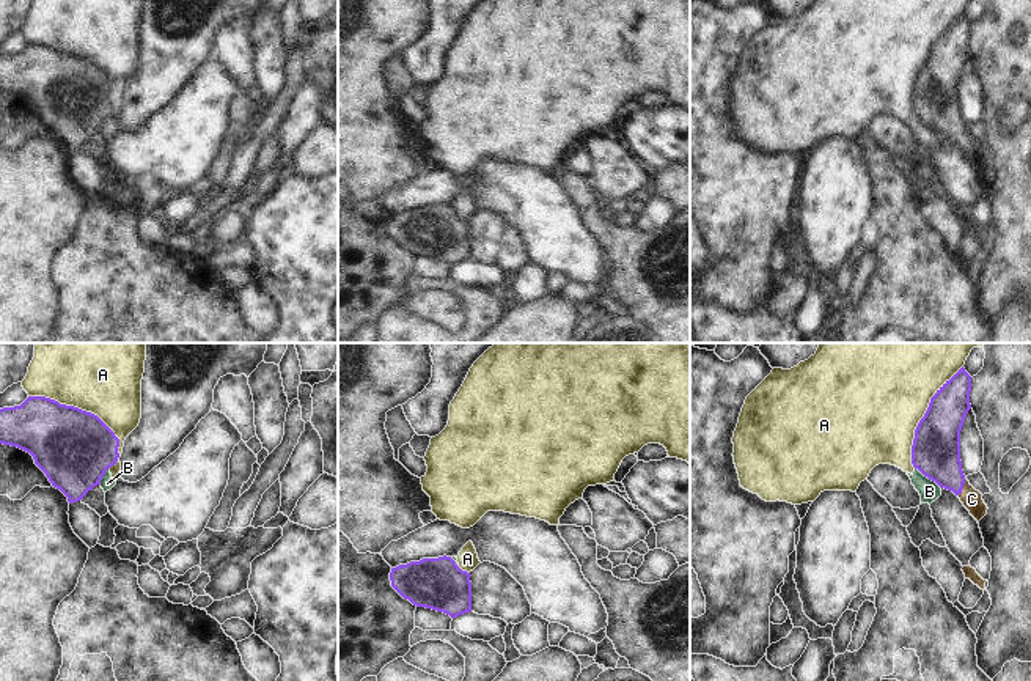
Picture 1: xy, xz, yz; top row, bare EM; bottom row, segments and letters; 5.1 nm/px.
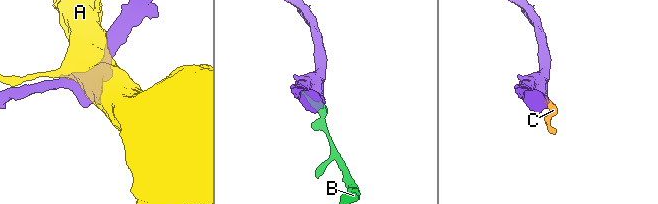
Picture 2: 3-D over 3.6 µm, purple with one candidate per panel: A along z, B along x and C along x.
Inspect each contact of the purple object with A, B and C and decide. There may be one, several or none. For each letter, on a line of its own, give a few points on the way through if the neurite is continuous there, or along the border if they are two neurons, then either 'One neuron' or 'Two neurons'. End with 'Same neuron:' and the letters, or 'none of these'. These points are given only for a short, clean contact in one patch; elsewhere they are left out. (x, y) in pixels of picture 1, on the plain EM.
A: Two neurons
B: Boundary: yz (915, 115), (940, 136). Two neurons
C: Path across: yz (935, 99), (946, 120), (962, 136), (972, 147). One neuron
Same neuron: C

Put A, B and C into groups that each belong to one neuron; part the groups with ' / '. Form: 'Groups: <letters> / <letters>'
Groups: A B / C

